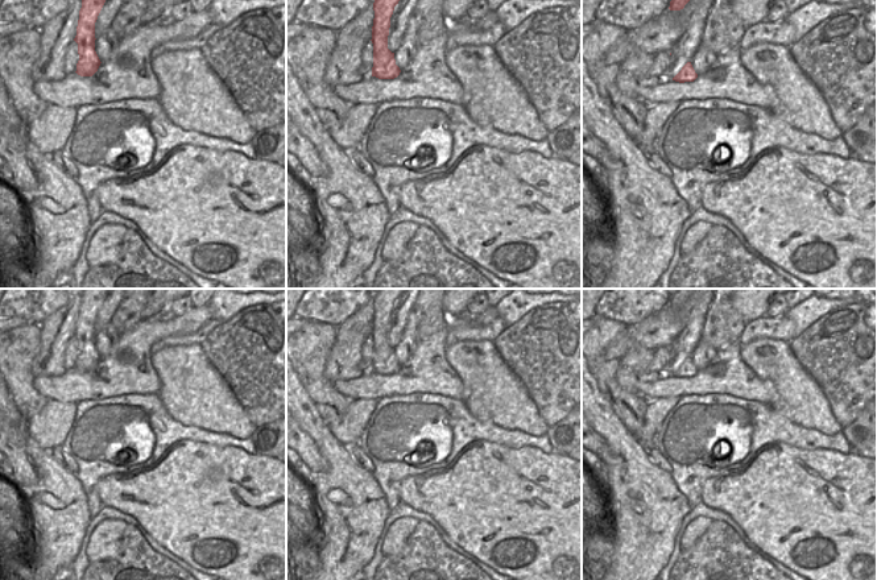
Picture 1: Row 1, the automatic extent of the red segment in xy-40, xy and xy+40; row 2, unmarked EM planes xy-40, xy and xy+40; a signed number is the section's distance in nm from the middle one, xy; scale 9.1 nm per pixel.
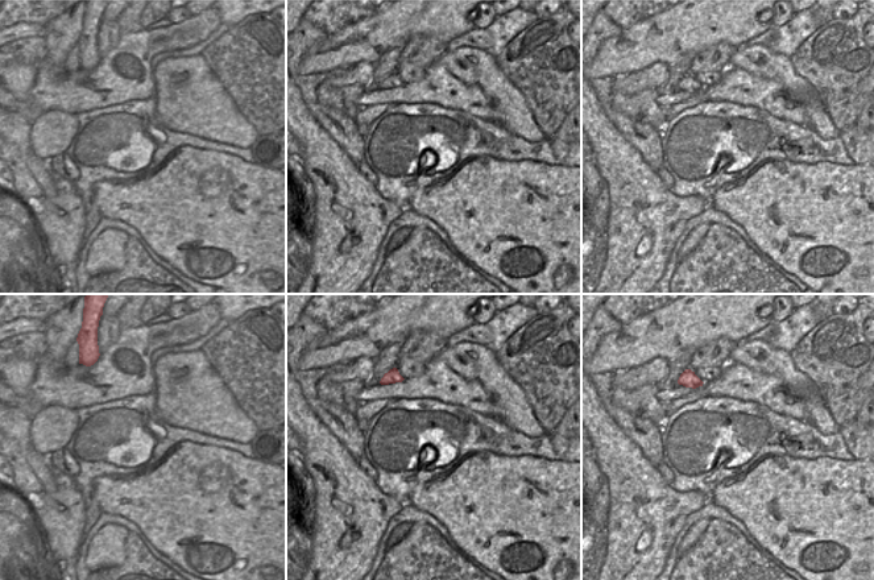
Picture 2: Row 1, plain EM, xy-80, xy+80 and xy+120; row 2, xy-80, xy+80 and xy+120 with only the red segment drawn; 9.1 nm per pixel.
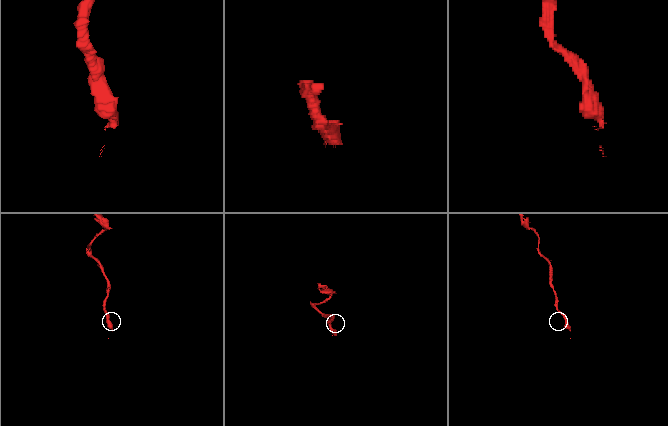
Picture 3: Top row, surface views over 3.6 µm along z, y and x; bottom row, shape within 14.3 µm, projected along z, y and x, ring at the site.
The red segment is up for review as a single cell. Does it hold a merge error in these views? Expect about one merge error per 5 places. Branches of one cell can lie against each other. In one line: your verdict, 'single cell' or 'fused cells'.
single cell

